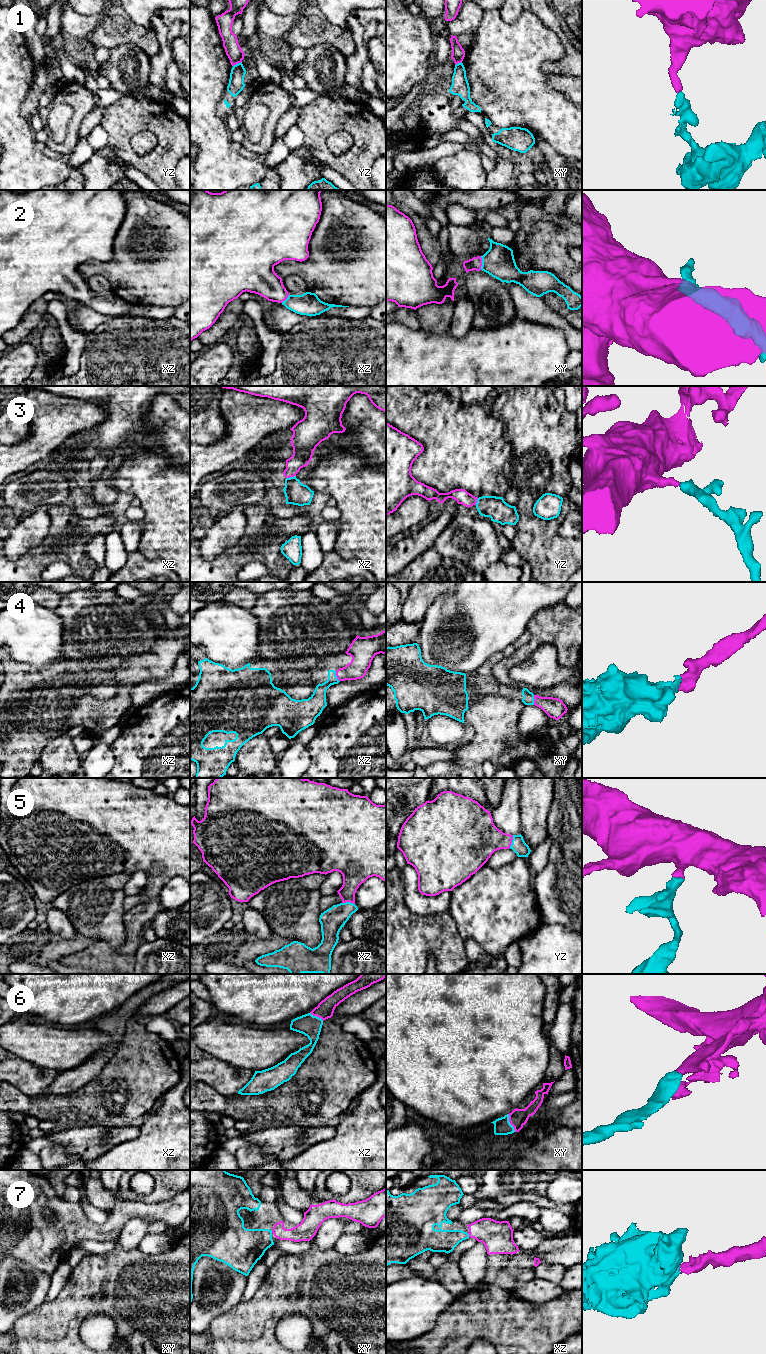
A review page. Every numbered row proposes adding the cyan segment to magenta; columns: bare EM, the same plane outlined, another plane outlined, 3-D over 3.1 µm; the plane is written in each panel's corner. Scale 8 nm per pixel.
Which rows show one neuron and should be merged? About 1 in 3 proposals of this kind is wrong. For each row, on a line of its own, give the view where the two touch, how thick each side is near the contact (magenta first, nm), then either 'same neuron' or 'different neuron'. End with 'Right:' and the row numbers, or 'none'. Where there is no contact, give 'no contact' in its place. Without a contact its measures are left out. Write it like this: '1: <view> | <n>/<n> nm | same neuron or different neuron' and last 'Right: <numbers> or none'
1: yz | 130/130 nm | different neuron
2: xy | 100/240 nm | same neuron
3: xz | 170/190 nm | same neuron
4: xz | 160/130 nm | same neuron
5: xz | 220/200 nm | same neuron
6: xy | 140/140 nm | same neuron
7: xz | 240/180 nm | same neuron
Right: 2, 3, 4, 5, 6, 7

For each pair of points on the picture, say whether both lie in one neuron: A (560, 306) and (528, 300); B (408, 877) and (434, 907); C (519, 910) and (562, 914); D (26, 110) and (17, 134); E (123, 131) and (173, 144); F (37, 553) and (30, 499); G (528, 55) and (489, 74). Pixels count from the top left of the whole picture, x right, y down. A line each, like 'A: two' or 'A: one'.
A: two
B: one
C: two
D: two
E: one
F: two
G: one

